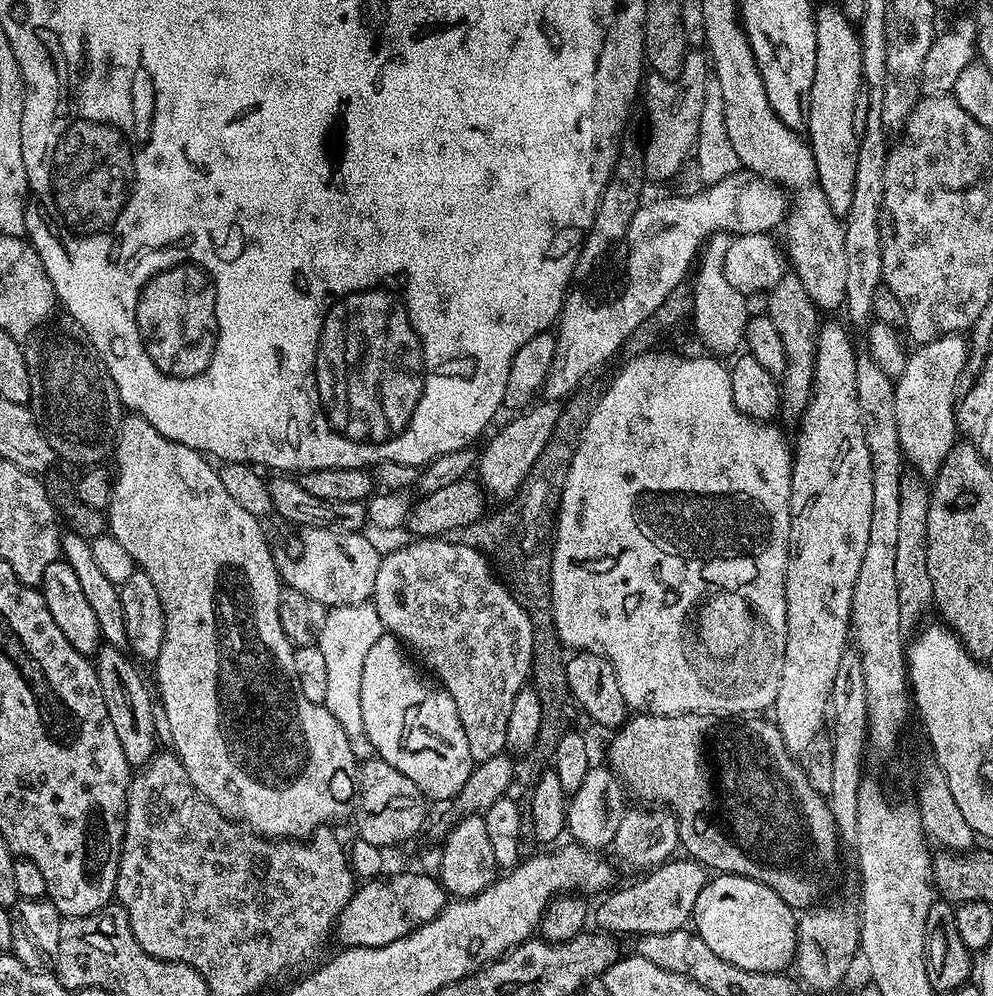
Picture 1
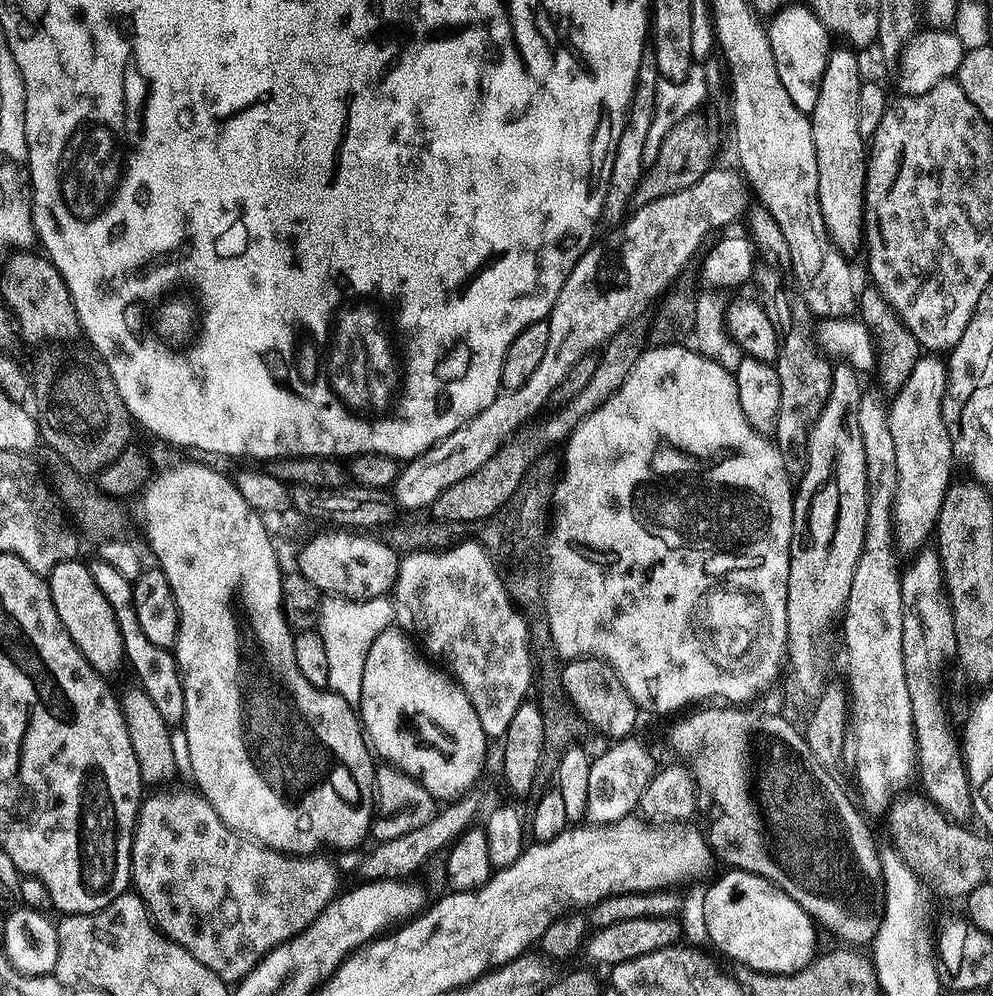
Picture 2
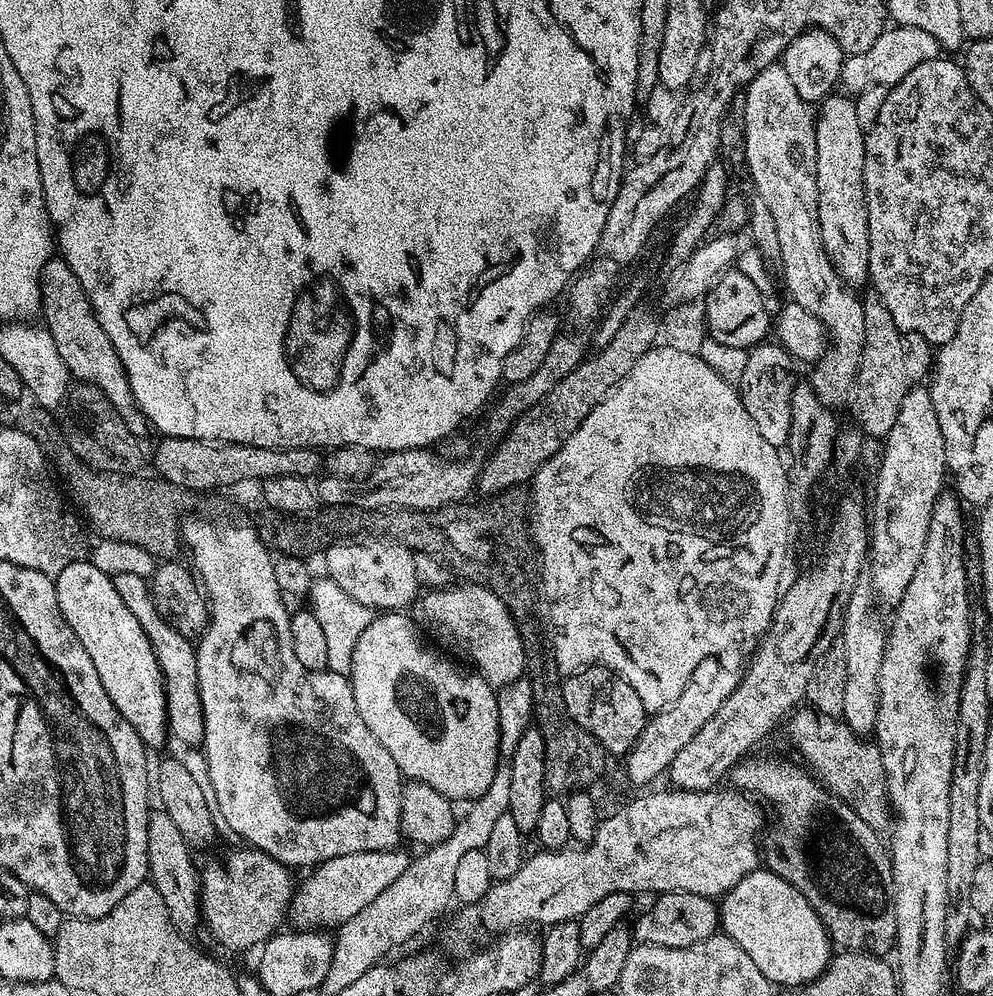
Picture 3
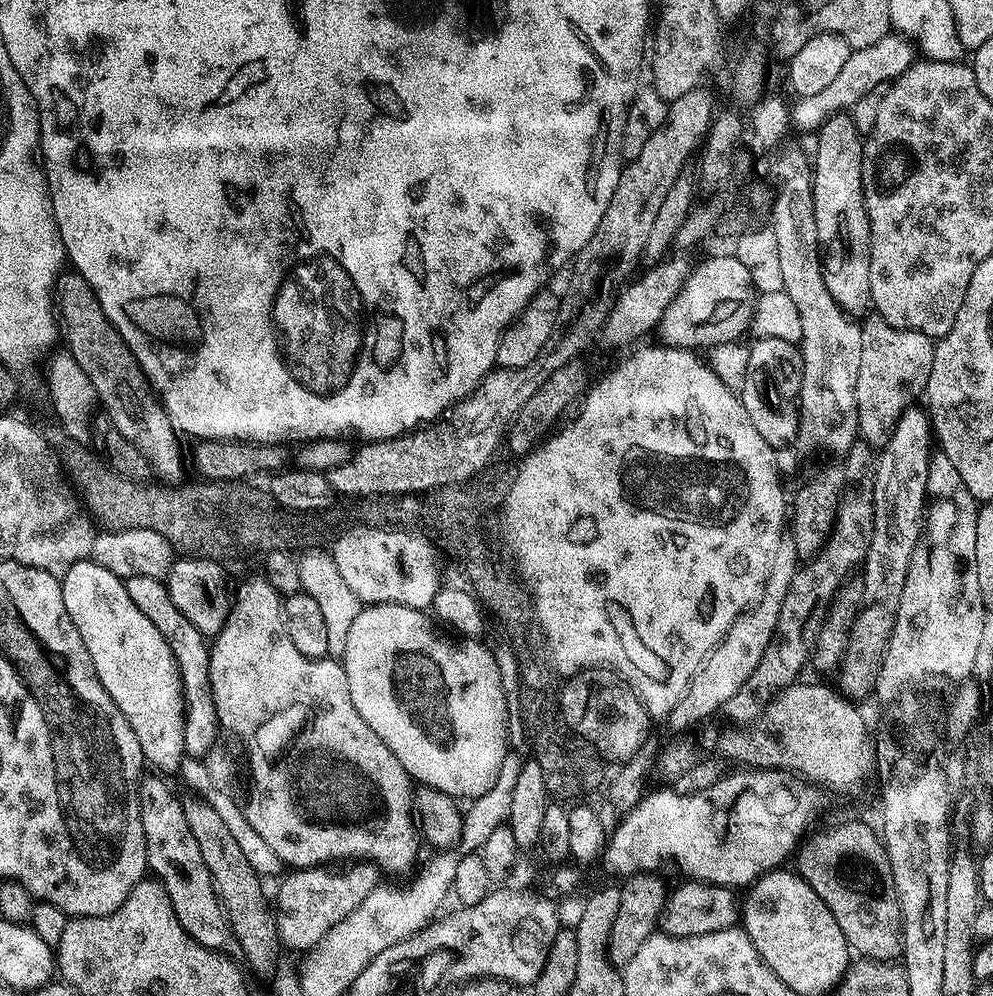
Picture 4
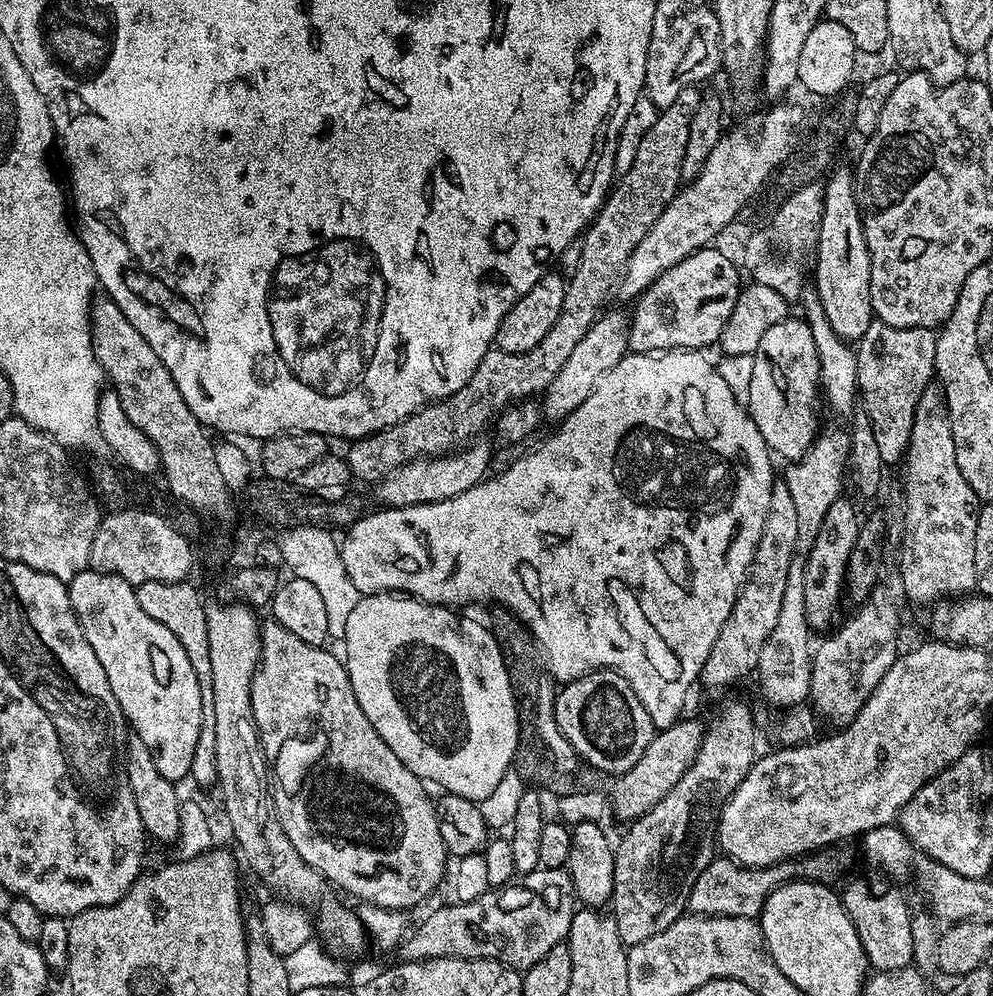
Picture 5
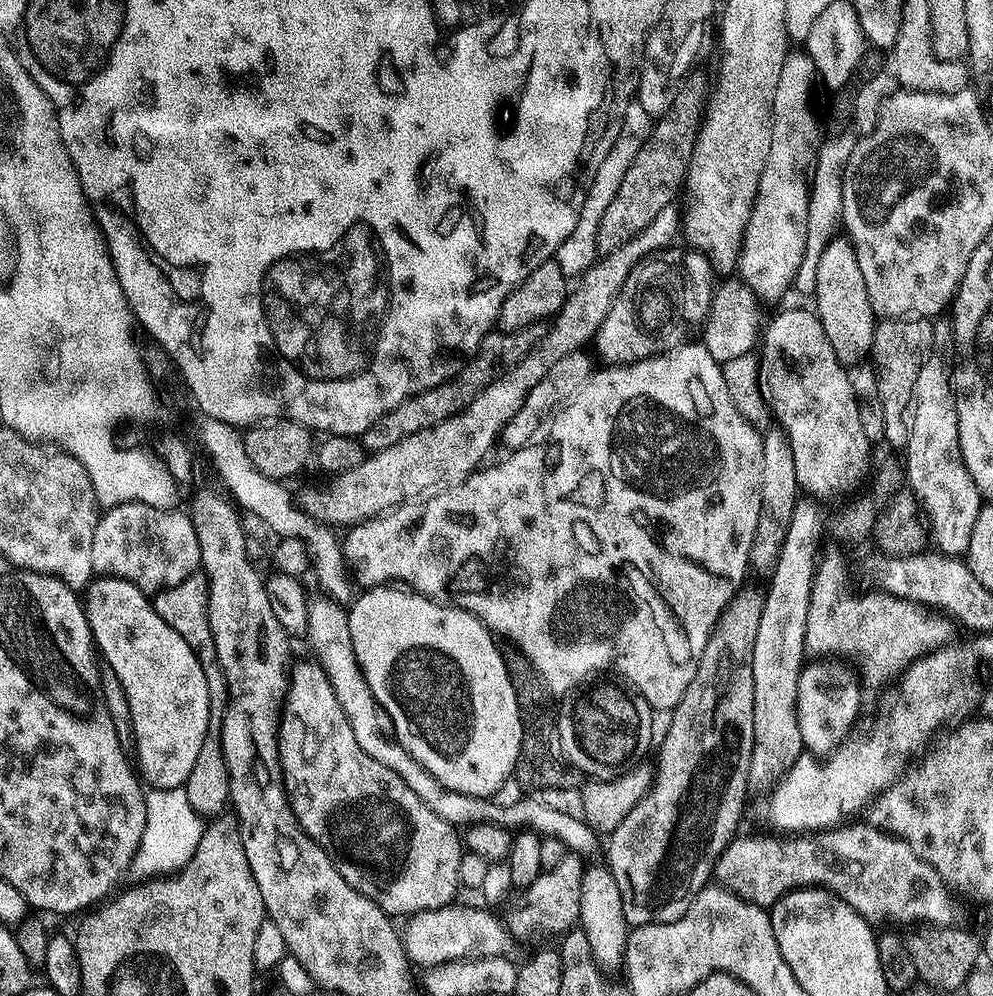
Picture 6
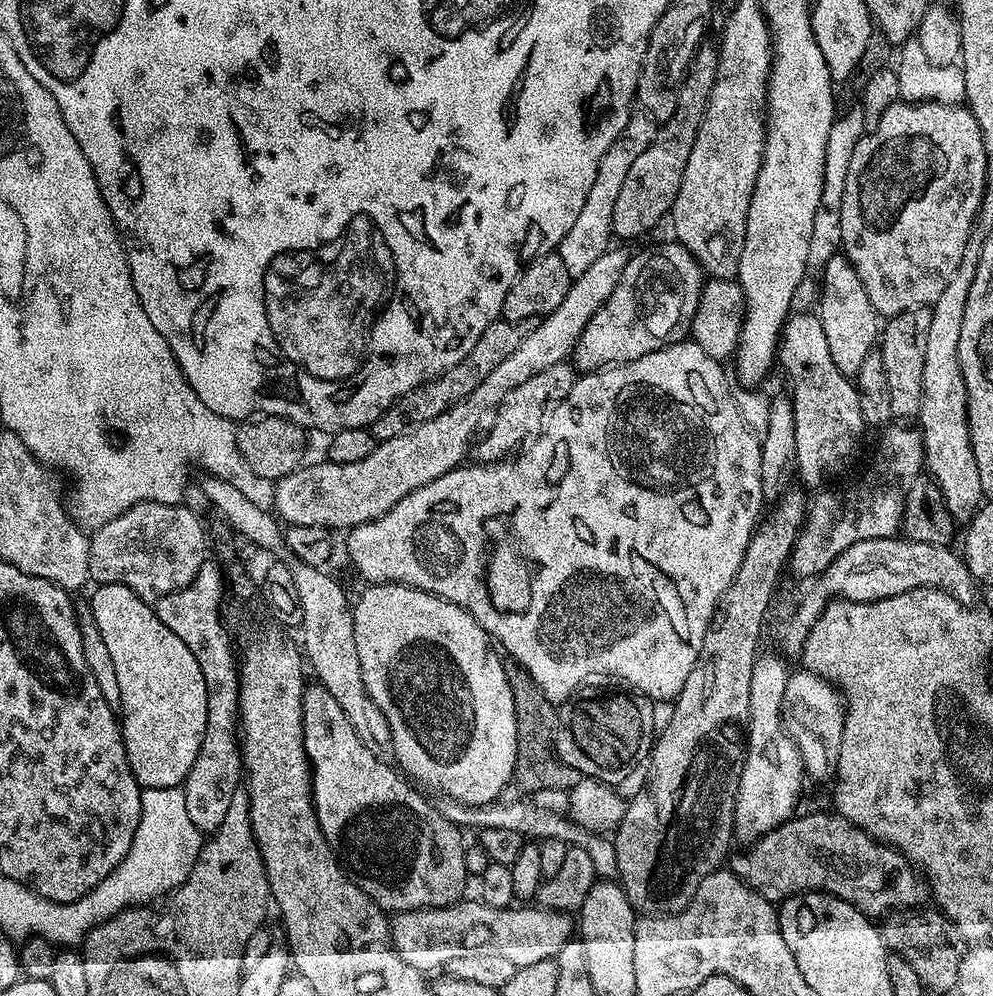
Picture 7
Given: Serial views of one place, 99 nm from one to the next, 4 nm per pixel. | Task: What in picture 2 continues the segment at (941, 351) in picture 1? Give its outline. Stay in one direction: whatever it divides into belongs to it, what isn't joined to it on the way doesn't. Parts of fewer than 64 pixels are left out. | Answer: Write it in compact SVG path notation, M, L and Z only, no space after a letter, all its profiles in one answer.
M924 354L914 370L910 370L910 378L906 378L902 390L895 392L888 404L890 434L894 438L894 450L898 454L898 486L892 506L892 539L901 553L916 552L927 540L929 543L936 531L936 519L942 510L942 502L954 480L952 443L946 430L946 422L942 418L942 402L947 385L948 370L945 361L939 355Z

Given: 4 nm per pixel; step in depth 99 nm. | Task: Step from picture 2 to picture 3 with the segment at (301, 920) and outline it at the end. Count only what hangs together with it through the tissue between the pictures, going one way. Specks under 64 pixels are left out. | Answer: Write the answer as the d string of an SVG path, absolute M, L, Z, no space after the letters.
M239 846L225 860L212 860L203 865L200 874L200 902L202 905L202 924L208 932L228 952L244 952L263 945L268 937L276 935L280 924L289 915L294 891L293 873L287 864L278 862L260 848Z

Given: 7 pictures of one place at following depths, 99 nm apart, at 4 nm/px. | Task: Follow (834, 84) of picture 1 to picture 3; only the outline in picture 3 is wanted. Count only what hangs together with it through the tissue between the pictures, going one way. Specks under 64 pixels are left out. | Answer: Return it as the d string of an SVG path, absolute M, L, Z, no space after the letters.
M831 94L819 101L818 108L820 108L820 113L817 111L814 116L814 123L816 125L816 181L818 182L818 222L820 223L820 237L822 238L822 246L830 258L834 270L840 275L841 280L849 286L857 286L856 284L867 285L869 283L870 230L868 229L868 207L866 206L866 194L864 193L864 137L866 130L862 125L858 124L855 99L848 94L839 95Z

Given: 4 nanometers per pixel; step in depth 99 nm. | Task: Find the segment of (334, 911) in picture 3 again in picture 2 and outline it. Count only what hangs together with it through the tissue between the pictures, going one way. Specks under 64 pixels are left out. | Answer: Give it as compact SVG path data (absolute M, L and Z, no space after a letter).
M476 794L456 797L454 802L448 802L437 811L437 814L426 826L418 826L418 830L410 830L410 834L402 834L398 838L381 840L373 843L373 848L364 856L364 861L360 864L360 872L365 881L369 880L403 880L405 878L415 877L415 872L431 858L435 852L443 853L445 849L456 843L460 836L468 830L477 820L476 815L480 812L480 800Z

